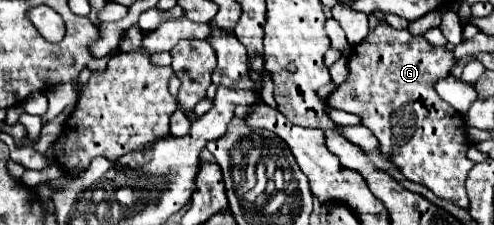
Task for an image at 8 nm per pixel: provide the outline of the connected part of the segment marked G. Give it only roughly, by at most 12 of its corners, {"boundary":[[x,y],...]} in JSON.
{"boundary":[[385,20],[327,104],[405,178],[467,208],[465,122],[455,58]]}

